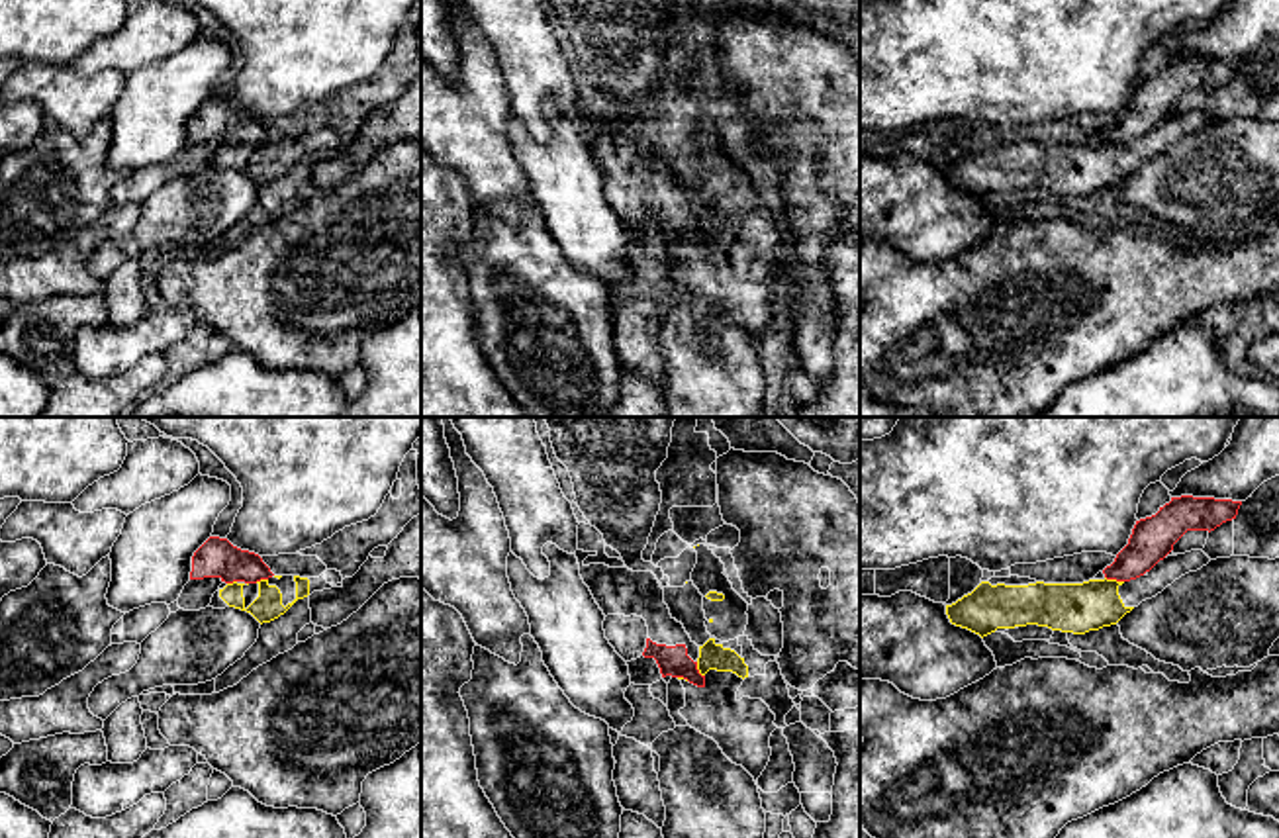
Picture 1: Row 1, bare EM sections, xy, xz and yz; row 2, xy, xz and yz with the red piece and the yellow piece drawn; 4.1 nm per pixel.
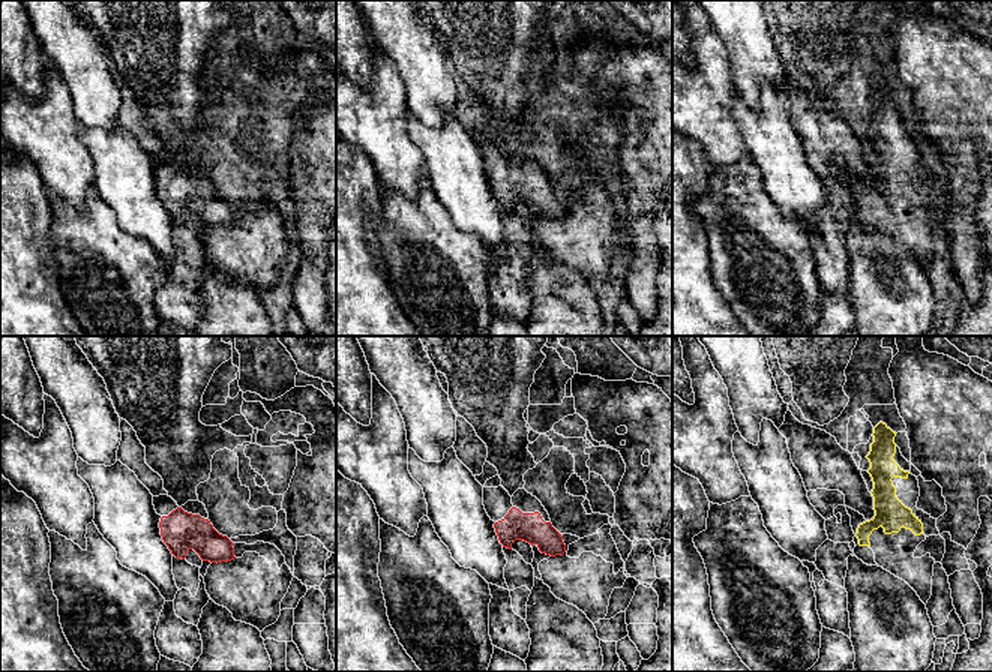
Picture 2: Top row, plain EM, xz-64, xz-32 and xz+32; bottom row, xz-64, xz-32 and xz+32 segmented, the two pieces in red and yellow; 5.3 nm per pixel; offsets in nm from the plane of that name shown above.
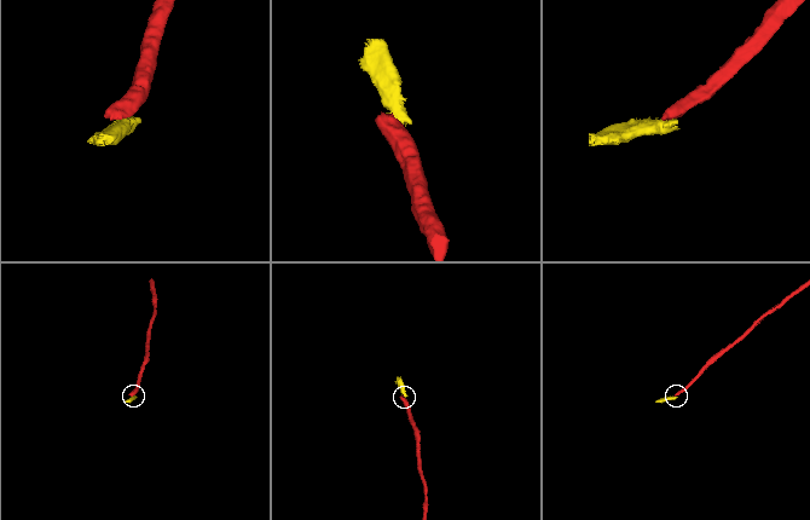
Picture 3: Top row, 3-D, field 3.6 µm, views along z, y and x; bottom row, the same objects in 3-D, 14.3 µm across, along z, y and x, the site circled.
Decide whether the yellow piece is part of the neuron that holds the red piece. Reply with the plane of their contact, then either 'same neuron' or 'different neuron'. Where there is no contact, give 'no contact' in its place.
contact in yz; different neuron

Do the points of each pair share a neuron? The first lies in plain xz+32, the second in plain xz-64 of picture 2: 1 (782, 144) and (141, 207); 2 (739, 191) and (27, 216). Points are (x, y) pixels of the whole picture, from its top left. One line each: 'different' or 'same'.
1: same
2: different

